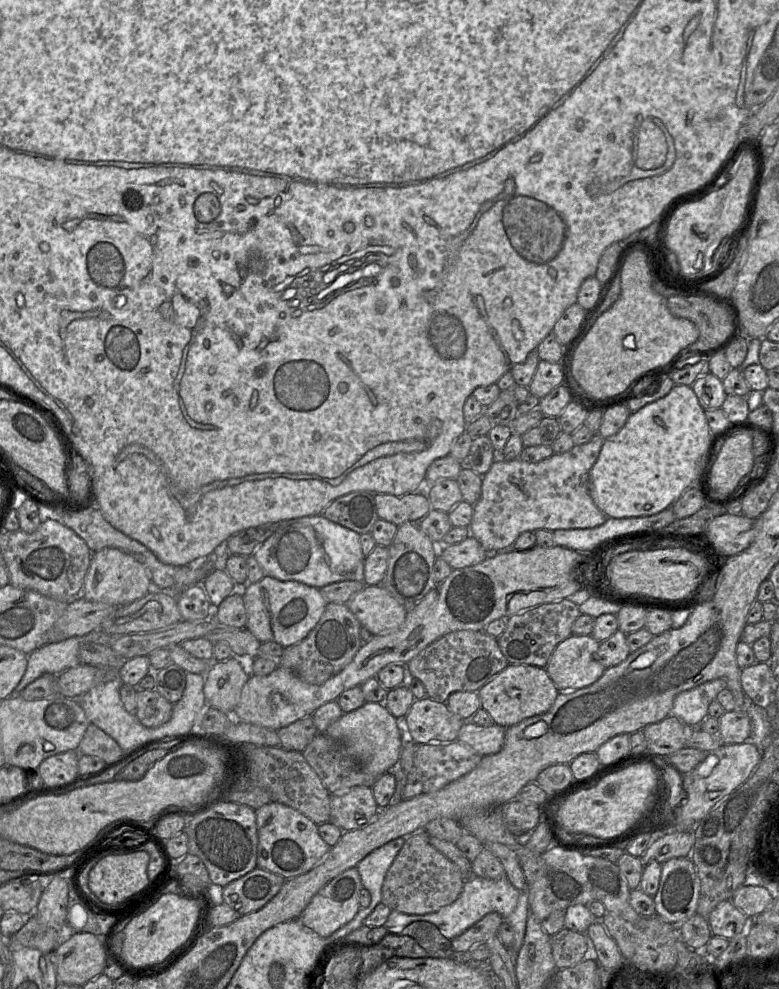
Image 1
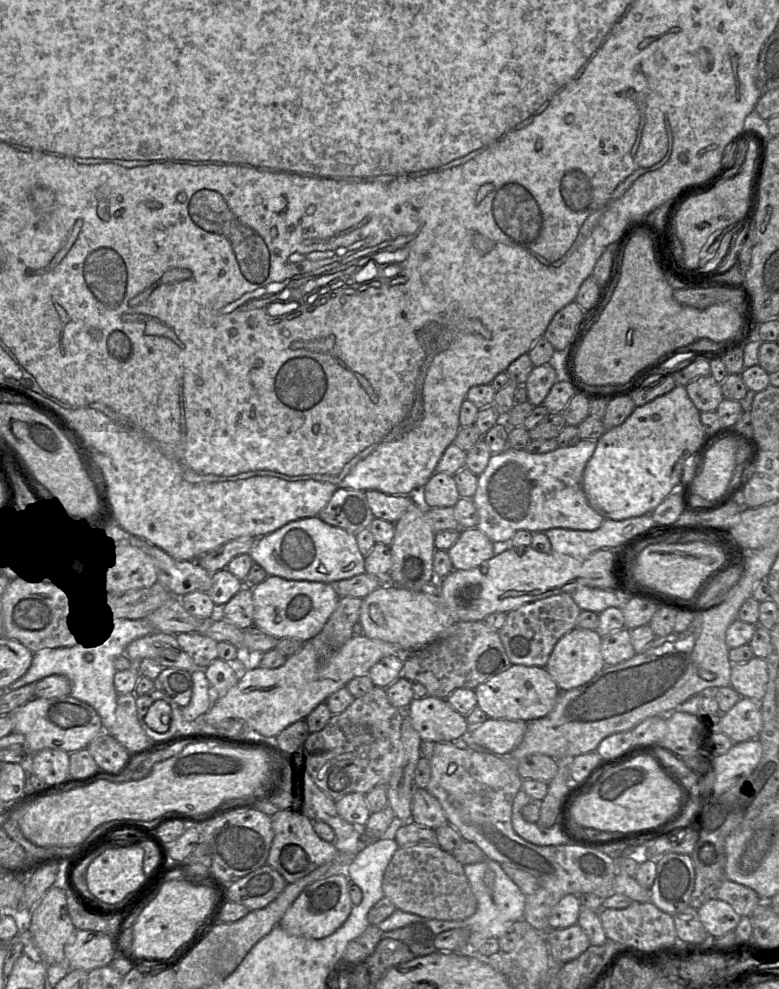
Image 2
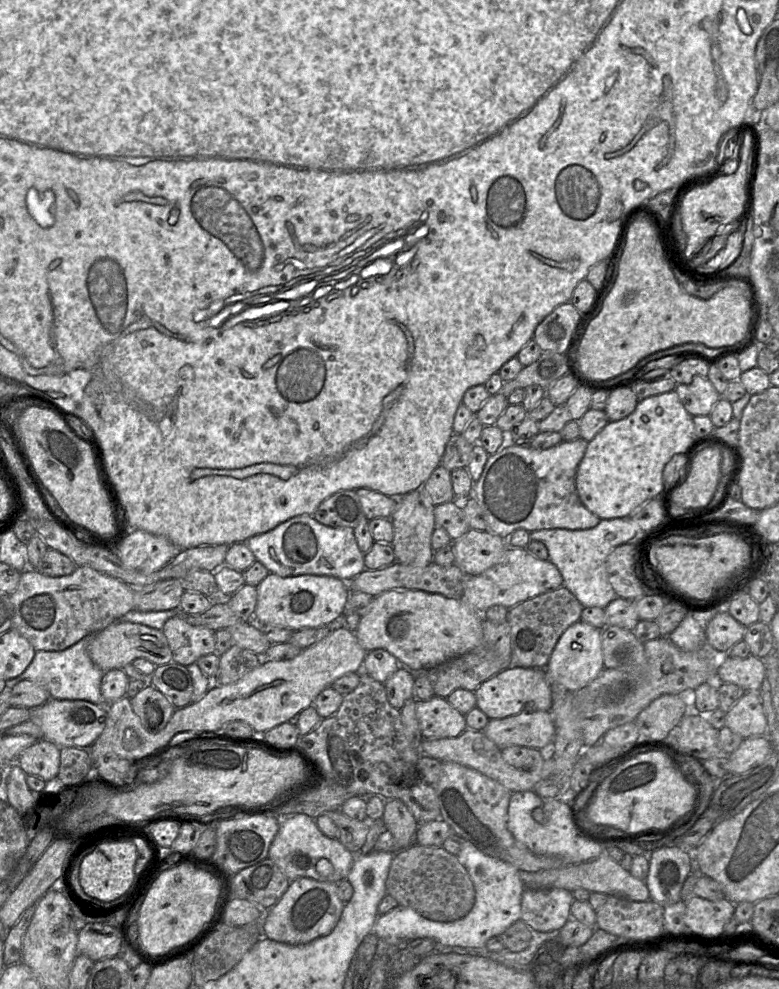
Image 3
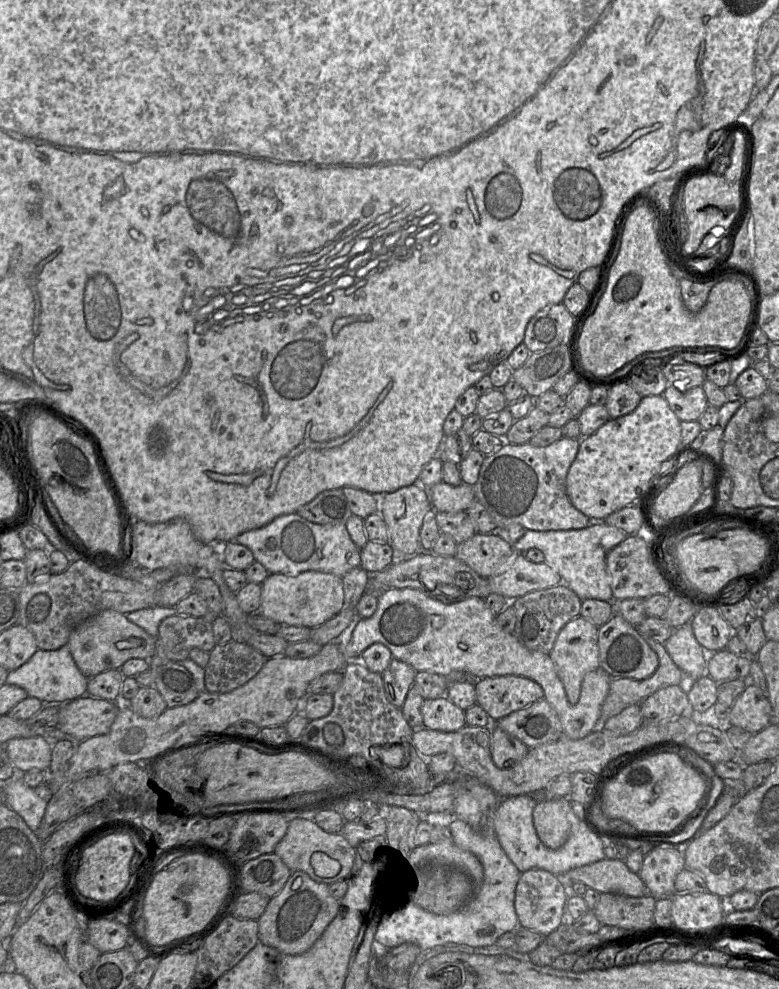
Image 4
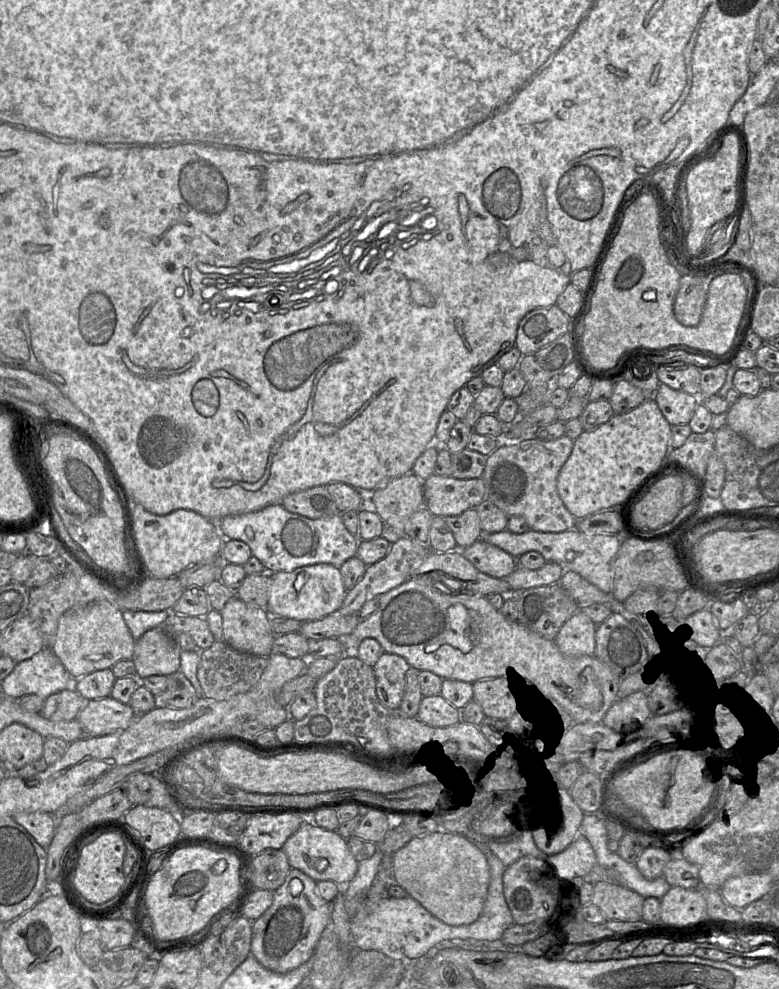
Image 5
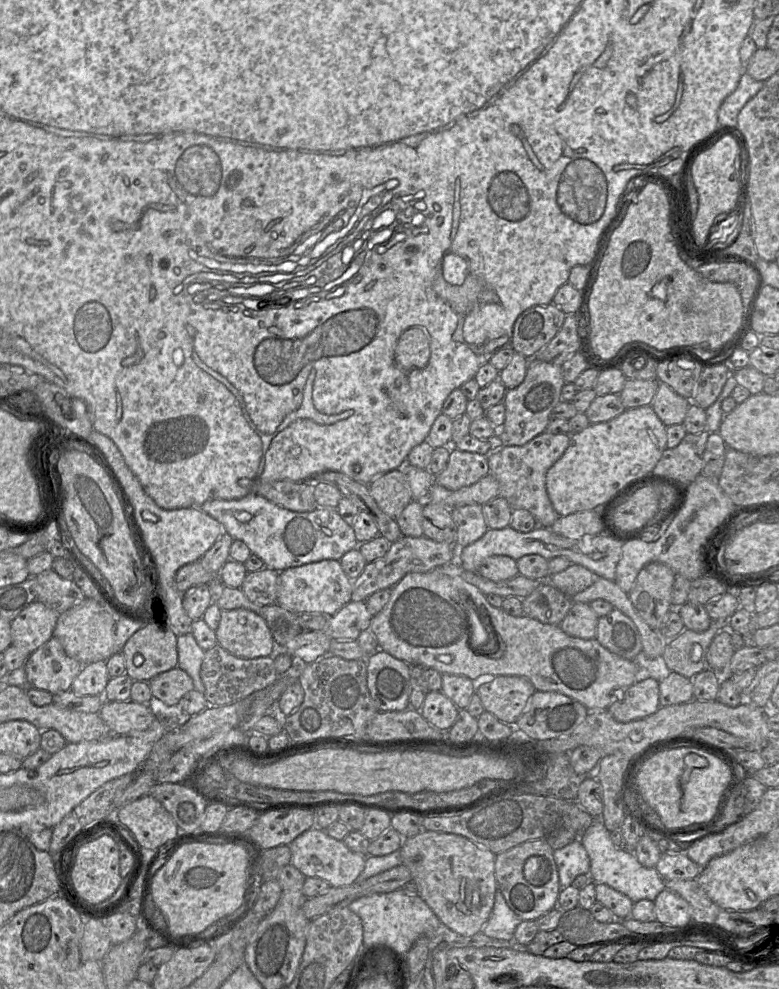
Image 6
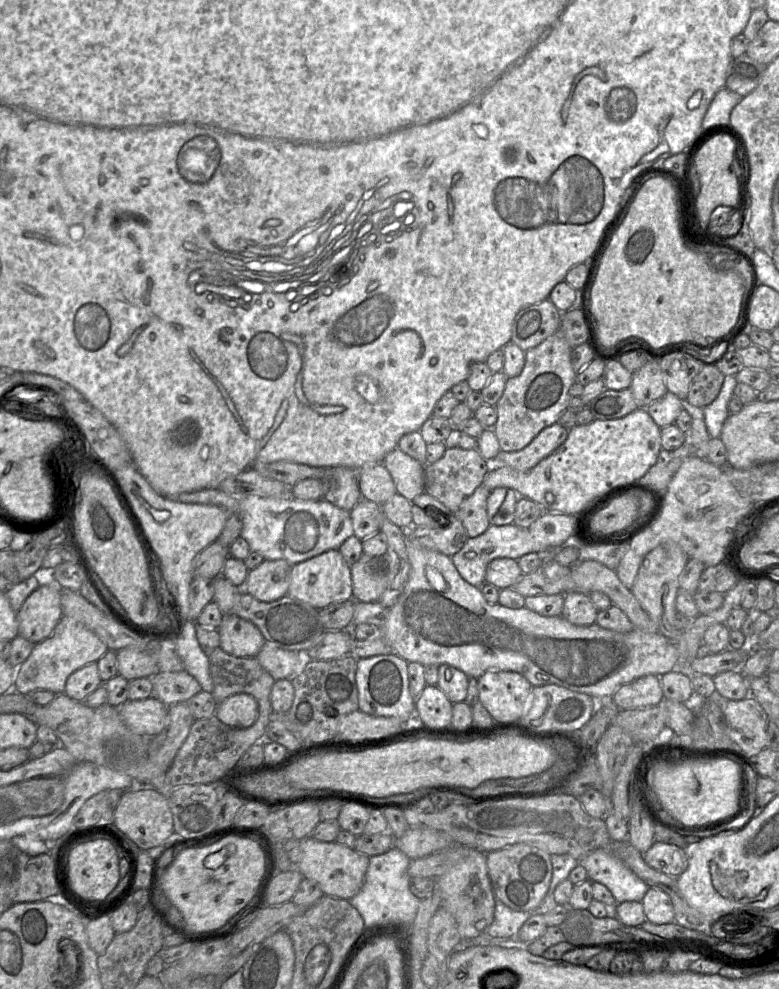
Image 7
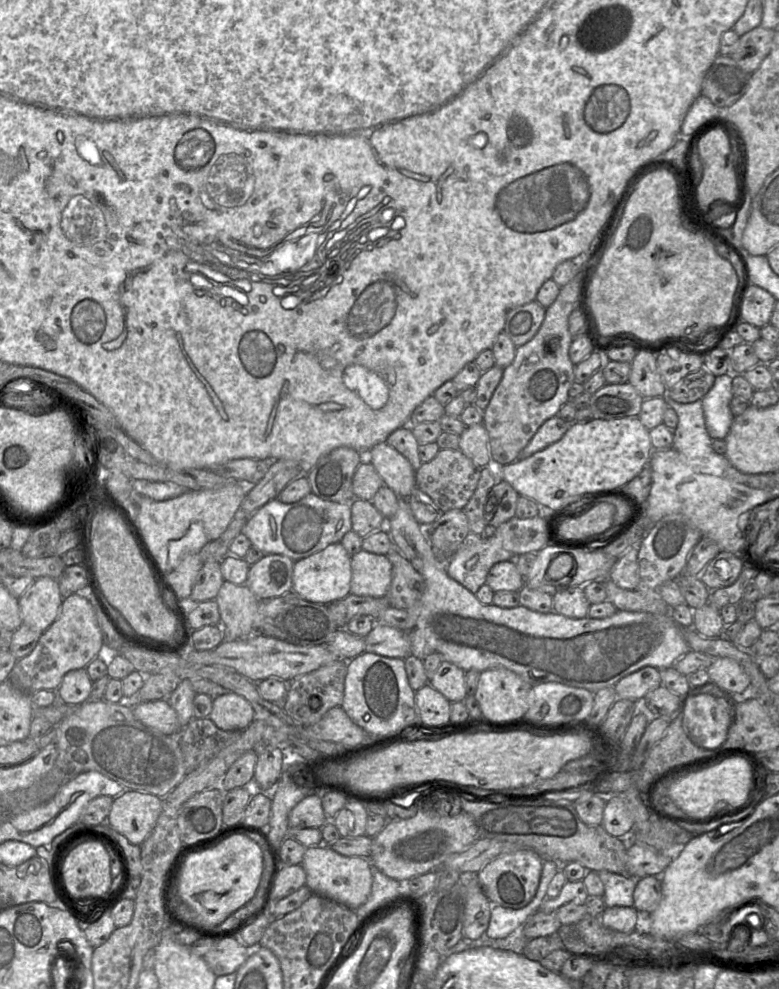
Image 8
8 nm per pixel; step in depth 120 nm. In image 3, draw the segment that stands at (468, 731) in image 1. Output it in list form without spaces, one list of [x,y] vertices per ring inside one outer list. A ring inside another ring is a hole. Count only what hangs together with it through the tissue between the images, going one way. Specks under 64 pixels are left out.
[[[522,711],[503,719],[490,719],[483,733],[501,750],[509,746],[525,746],[547,751],[555,737],[555,724],[551,711]]]

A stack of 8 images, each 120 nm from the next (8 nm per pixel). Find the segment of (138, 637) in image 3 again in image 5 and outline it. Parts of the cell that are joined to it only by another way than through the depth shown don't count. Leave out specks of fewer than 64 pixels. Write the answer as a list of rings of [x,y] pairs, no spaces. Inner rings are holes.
[[[101,600],[73,606],[62,614],[51,649],[74,679],[111,669],[120,660],[132,659],[136,640],[122,612],[110,602]]]

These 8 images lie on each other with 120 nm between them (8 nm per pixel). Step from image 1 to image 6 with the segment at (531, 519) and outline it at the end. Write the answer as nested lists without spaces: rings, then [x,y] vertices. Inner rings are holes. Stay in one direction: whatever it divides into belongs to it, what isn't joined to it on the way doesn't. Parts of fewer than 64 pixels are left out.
[[[544,432],[523,446],[502,445],[487,455],[489,473],[499,484],[499,496],[505,498],[511,508],[529,511],[539,526],[550,528],[560,517],[553,508],[546,490],[546,473],[563,455],[570,444],[570,434]]]

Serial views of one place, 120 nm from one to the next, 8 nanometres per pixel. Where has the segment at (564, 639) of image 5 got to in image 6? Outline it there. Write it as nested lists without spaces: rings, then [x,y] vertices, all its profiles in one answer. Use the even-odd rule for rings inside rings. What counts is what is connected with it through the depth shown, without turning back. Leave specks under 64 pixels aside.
[[[574,602],[559,626],[571,637],[590,640],[596,638],[598,618],[588,603]]]

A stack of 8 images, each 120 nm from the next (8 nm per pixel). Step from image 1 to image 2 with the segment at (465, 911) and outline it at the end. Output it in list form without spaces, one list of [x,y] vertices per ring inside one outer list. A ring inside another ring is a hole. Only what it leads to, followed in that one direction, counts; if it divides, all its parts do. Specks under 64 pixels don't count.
[[[486,859],[480,863],[465,865],[464,873],[477,900],[476,912],[471,917],[463,921],[445,921],[427,919],[416,914],[396,909],[392,915],[381,922],[378,927],[383,932],[389,932],[403,928],[412,923],[421,922],[430,927],[435,935],[452,929],[464,928],[470,931],[470,938],[466,949],[472,949],[473,947],[478,947],[489,938],[499,939],[513,923],[524,918],[527,896],[522,893],[519,887],[505,873],[502,865],[496,861]],[[486,870],[493,871],[495,874],[494,886],[491,889],[487,888],[483,883],[483,876]]]

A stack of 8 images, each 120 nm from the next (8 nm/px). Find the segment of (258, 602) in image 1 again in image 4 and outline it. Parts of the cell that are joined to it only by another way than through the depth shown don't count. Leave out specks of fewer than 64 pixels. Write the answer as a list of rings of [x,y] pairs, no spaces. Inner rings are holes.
[[[311,570],[294,577],[270,573],[261,586],[259,613],[281,625],[315,628],[333,618],[344,607],[342,578],[332,573]]]

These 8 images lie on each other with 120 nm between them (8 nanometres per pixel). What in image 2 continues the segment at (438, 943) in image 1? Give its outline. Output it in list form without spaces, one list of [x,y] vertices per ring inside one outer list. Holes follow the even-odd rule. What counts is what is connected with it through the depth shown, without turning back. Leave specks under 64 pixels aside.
[[[417,922],[403,928],[383,932],[382,939],[392,938],[405,943],[415,957],[427,956],[437,952],[434,945],[435,934],[426,924]]]

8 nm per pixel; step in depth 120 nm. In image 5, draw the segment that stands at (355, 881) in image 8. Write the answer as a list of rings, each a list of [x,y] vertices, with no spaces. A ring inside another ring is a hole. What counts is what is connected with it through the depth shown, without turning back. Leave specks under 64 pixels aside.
[[[303,823],[300,828],[288,838],[282,847],[291,868],[307,874],[316,882],[334,881],[341,887],[347,885],[356,875],[359,861],[351,853],[347,840],[337,831],[329,831],[317,825]]]

